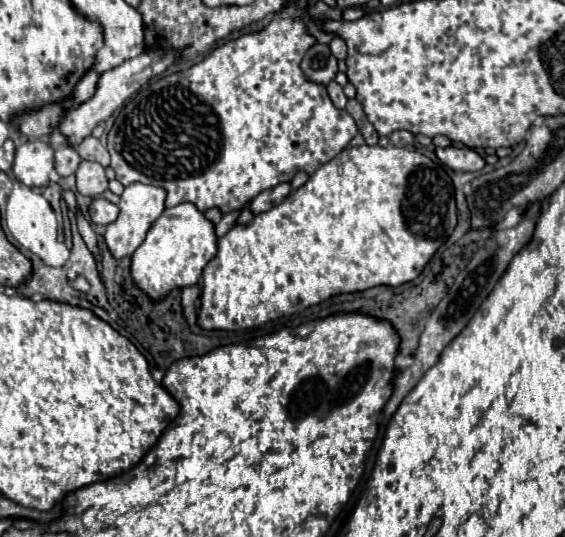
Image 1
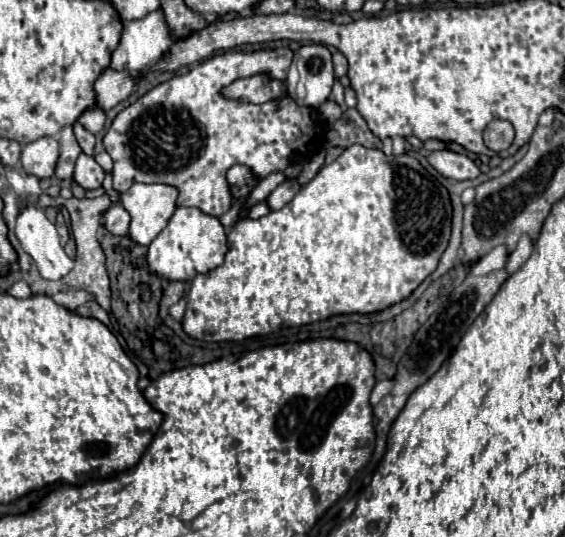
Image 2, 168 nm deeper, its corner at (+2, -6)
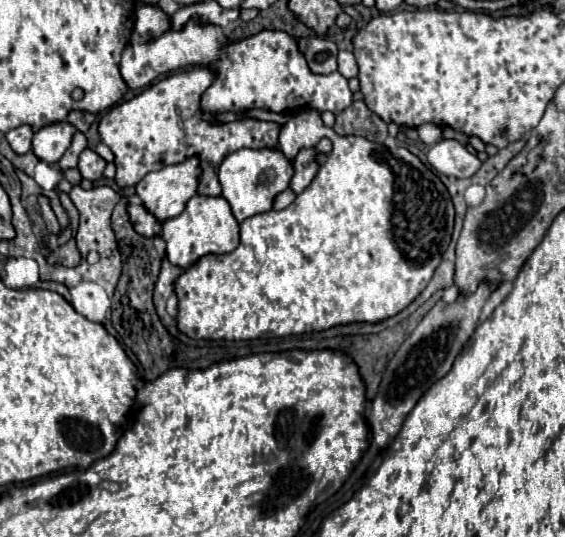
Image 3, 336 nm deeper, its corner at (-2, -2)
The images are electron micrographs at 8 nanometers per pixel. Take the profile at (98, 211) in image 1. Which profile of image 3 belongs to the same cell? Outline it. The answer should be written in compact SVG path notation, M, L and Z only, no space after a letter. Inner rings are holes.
M136 194L129 197L128 204L129 217L131 217L135 231L139 235L145 235L145 237L157 237L161 233L163 223L155 221L155 217L151 217L151 213L147 213L147 209Z

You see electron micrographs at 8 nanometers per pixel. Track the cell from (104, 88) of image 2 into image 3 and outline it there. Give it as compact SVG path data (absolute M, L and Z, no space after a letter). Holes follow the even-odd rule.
M137 1L135 29L119 63L121 75L129 89L143 89L159 75L187 65L209 67L215 73L213 83L203 93L199 103L207 113L267 109L273 113L331 111L333 115L339 115L353 101L347 79L337 71L329 75L311 73L303 53L299 53L297 39L285 31L263 29L253 37L231 43L219 25L201 23L199 17L191 17L181 29L173 29L171 17L163 13L159 5Z

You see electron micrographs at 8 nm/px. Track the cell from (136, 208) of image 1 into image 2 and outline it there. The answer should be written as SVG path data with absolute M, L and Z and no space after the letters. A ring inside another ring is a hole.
M135 183L121 195L121 205L131 215L129 237L137 245L149 245L175 211L177 189L169 185Z

